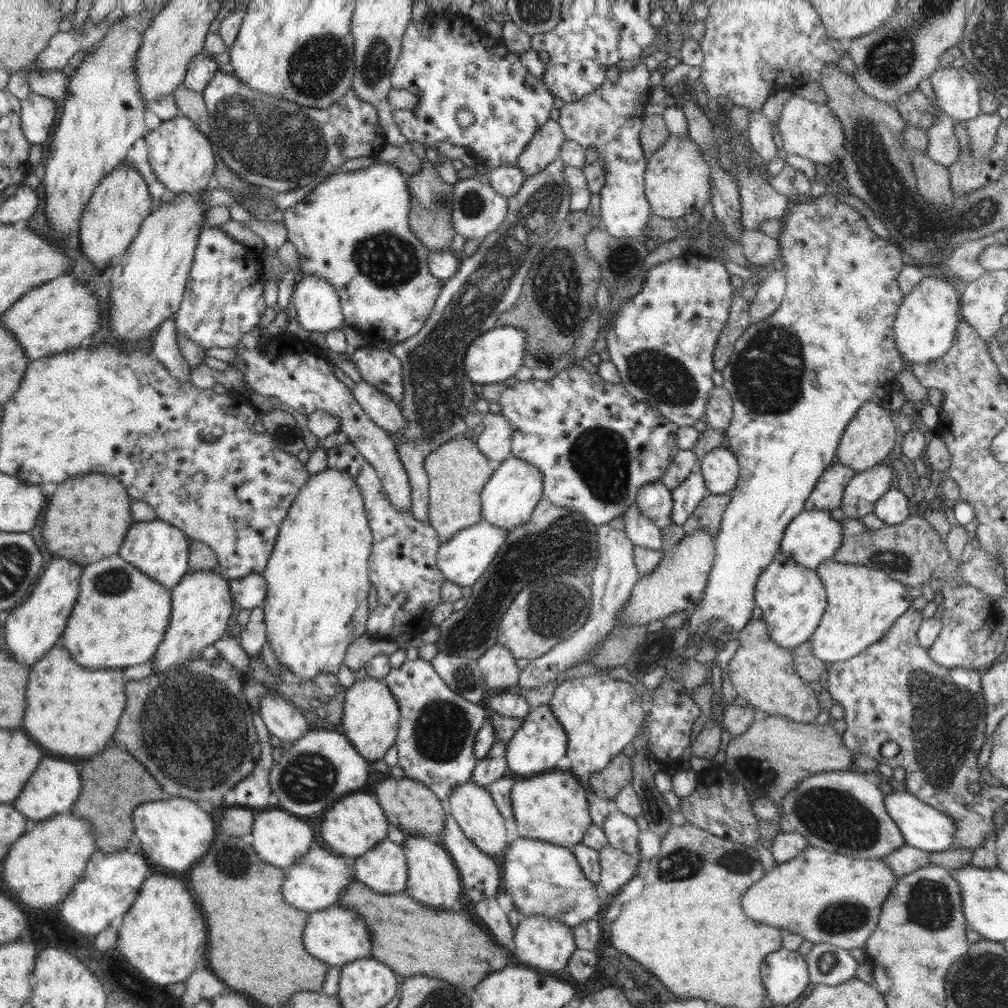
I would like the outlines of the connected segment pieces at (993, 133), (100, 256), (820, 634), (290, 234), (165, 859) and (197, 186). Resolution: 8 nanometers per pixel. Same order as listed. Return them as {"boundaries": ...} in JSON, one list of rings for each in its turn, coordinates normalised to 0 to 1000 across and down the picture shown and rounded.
{"boundaries":[[[[973,112],[968,118],[955,121],[963,143],[963,151],[960,154],[971,158],[980,155],[990,138],[990,129],[993,125],[991,113]]],[[[126,162],[116,165],[98,181],[78,216],[76,238],[83,254],[95,266],[105,267],[111,256],[125,251],[143,217],[151,210],[151,204],[146,181],[136,169]]],[[[826,554],[815,557],[809,565],[819,585],[821,601],[803,636],[805,646],[817,659],[841,655],[874,631],[904,602],[902,583],[875,565],[852,560],[829,558]]],[[[372,160],[367,166],[359,170],[345,170],[345,172],[333,172],[316,182],[296,202],[281,209],[281,221],[285,228],[285,239],[289,240],[296,249],[297,273],[320,274],[331,286],[337,295],[338,307],[340,308],[343,321],[349,322],[362,335],[363,339],[375,339],[376,337],[393,337],[394,340],[408,336],[414,332],[427,313],[440,277],[431,274],[426,269],[427,248],[421,245],[415,235],[407,228],[405,210],[407,210],[406,187],[404,186],[405,174],[400,173],[386,161]]],[[[171,792],[171,794],[159,793],[144,796],[138,798],[132,804],[132,826],[135,827],[137,833],[139,833],[139,846],[149,855],[149,859],[155,857],[155,859],[161,859],[161,861],[171,863],[171,865],[183,865],[183,863],[187,863],[190,857],[194,857],[194,855],[198,853],[211,836],[212,828],[216,825],[214,815],[214,808],[204,806],[198,803],[194,796],[183,794],[183,792]]],[[[183,115],[162,120],[159,125],[148,128],[143,136],[147,146],[147,161],[153,168],[155,177],[164,185],[165,188],[173,192],[192,192],[201,189],[211,182],[214,167],[214,150],[212,143],[202,135]]]]}

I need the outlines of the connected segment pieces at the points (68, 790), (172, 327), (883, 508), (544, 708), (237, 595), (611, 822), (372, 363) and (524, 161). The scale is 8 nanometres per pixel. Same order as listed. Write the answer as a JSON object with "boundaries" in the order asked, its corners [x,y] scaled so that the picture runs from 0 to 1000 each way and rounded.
{"boundaries":[[[[42,752],[12,797],[31,816],[36,816],[56,808],[68,808],[79,790],[80,780],[79,767],[75,759],[54,752]]],[[[172,315],[164,317],[153,333],[151,349],[159,358],[165,367],[177,377],[188,377],[189,375],[189,363],[184,358],[177,345],[175,334],[175,320]]],[[[887,482],[869,497],[866,510],[878,521],[889,522],[897,519],[906,507],[906,497]]],[[[538,698],[525,705],[518,715],[517,722],[502,739],[502,758],[504,764],[508,764],[512,770],[526,772],[544,765],[551,764],[554,754],[562,748],[563,731],[553,715],[545,698]]],[[[251,568],[241,573],[228,574],[227,586],[231,596],[238,603],[251,604],[255,601],[261,601],[266,580],[264,580],[260,569]]],[[[612,805],[605,807],[596,820],[603,832],[603,838],[621,847],[634,847],[633,828],[637,819],[636,813]]],[[[359,343],[353,346],[347,357],[358,375],[382,389],[397,405],[400,396],[399,362],[388,348]]],[[[544,119],[524,140],[511,165],[523,176],[538,171],[555,156],[558,142],[562,138],[555,122]]]]}

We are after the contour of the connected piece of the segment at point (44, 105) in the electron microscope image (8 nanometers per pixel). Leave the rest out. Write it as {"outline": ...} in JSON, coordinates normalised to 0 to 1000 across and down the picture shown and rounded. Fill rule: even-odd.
{"outline":[[[32,90],[21,99],[21,125],[28,141],[42,144],[48,139],[56,119],[56,108],[54,99]]]}

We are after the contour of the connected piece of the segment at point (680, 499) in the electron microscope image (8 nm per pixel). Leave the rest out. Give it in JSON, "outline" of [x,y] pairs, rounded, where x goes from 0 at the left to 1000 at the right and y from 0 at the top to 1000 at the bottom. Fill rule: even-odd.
{"outline":[[[694,464],[688,466],[677,480],[666,486],[669,504],[667,519],[679,521],[694,497],[703,490]]]}

